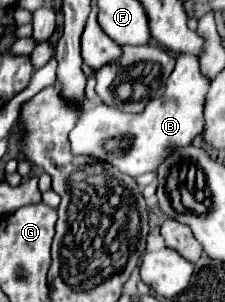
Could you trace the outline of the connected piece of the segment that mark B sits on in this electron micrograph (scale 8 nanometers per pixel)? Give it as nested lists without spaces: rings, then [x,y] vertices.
[[[179,54],[175,70],[167,80],[167,90],[161,98],[149,100],[141,114],[119,112],[107,104],[85,108],[69,132],[71,152],[75,156],[93,156],[119,168],[119,172],[137,178],[145,172],[153,172],[159,162],[171,152],[169,148],[187,146],[205,124],[203,108],[209,90],[209,80],[201,74],[199,60],[189,54]]]

